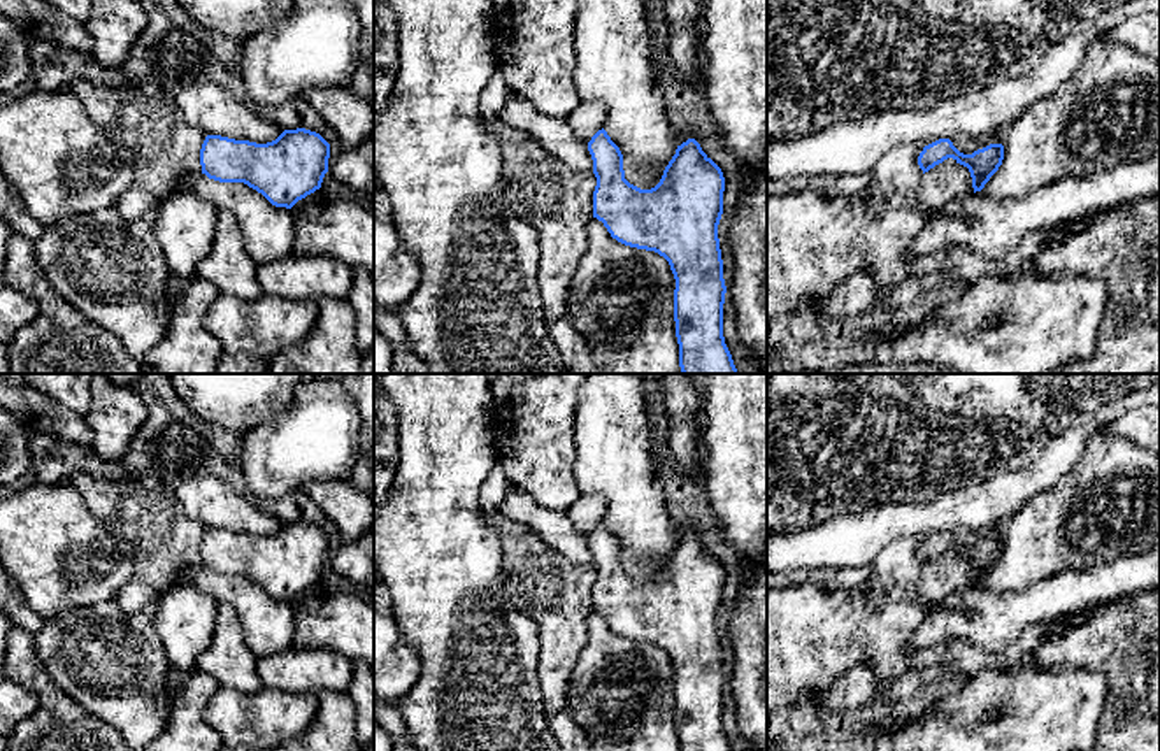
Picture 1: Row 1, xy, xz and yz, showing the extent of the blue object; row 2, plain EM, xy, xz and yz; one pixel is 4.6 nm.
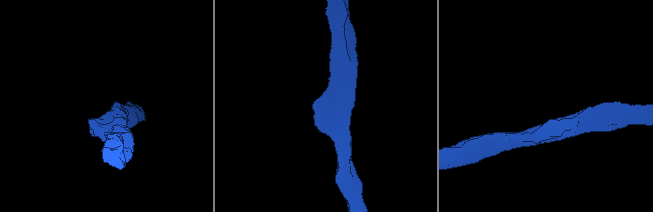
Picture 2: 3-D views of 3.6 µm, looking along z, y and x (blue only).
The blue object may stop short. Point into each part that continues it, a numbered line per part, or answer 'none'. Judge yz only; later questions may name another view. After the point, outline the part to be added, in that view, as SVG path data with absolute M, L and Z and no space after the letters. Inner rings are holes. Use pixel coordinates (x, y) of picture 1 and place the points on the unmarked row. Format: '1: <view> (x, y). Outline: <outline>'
none

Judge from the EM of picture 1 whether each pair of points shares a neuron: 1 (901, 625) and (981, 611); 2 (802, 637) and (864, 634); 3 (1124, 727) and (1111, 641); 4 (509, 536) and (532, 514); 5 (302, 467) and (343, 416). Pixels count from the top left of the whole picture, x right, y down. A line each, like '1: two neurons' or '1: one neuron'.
1: two neurons
2: one neuron
3: one neuron
4: two neurons
5: one neuron

